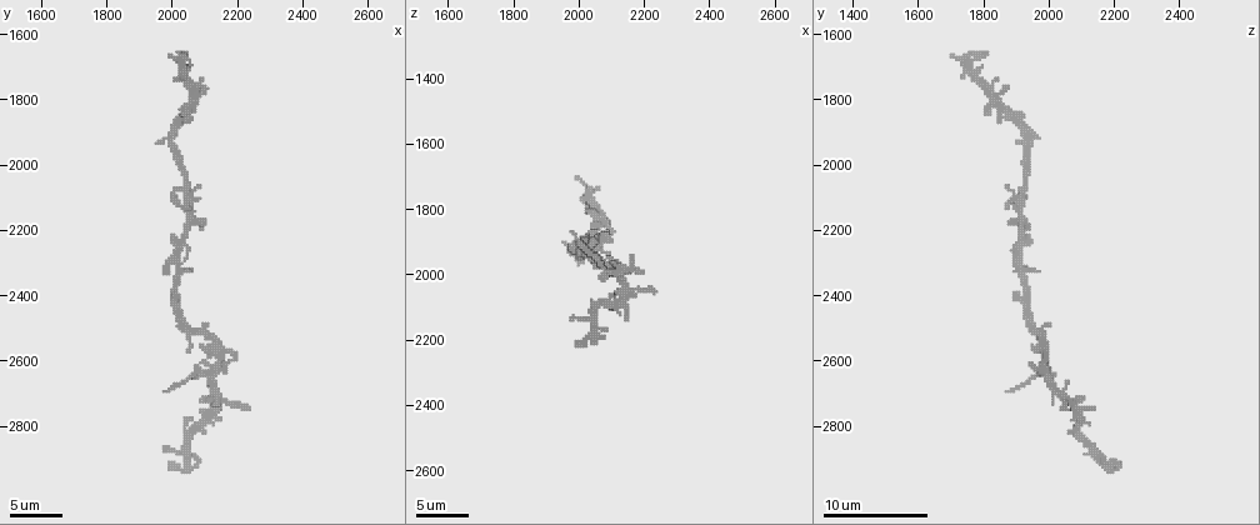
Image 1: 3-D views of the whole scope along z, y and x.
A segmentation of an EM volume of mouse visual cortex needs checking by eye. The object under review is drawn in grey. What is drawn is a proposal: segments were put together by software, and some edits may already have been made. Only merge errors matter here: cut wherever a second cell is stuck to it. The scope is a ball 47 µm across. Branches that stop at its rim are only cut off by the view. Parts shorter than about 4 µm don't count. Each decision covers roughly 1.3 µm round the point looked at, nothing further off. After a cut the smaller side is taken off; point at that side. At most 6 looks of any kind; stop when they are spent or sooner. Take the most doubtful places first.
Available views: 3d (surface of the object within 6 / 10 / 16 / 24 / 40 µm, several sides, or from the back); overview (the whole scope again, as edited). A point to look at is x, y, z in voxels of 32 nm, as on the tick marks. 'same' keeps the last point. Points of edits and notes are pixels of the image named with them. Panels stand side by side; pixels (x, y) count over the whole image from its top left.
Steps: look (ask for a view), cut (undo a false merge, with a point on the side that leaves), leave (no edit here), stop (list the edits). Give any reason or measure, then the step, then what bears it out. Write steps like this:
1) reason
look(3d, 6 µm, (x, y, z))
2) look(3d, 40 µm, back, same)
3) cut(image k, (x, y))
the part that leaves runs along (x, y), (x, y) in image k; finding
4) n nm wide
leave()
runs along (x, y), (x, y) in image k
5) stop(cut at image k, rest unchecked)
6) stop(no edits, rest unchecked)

four or more arms meet
look(3d, 10 µm, (2080, 2620, 1980))

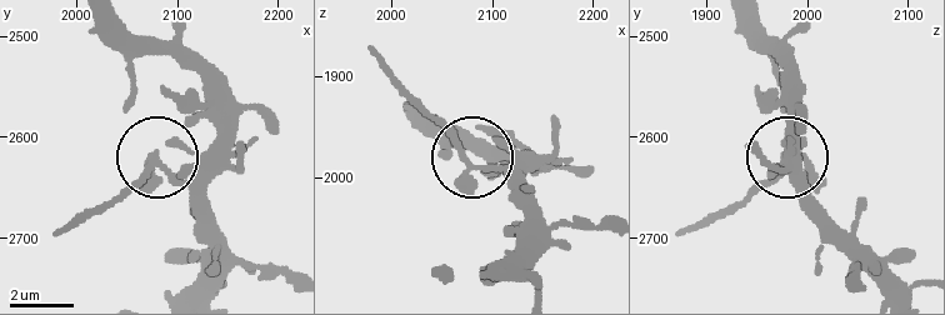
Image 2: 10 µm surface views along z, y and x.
zoom in
look(3d, 6 µm, (2072, 2632, 1982))

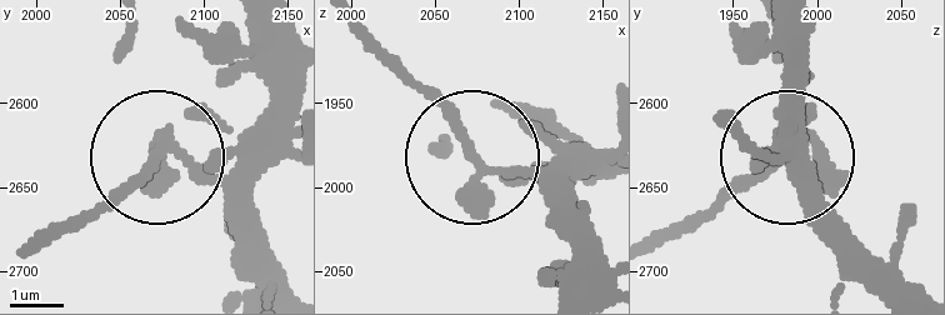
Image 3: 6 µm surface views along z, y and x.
cut(image 3, (136, 184))
the part that leaves runs along (176, 154), (100, 216), (46, 239) in image 3; two cells meet here

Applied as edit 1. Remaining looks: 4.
look(3d, 10 µm, (2010, 2350, 1920))

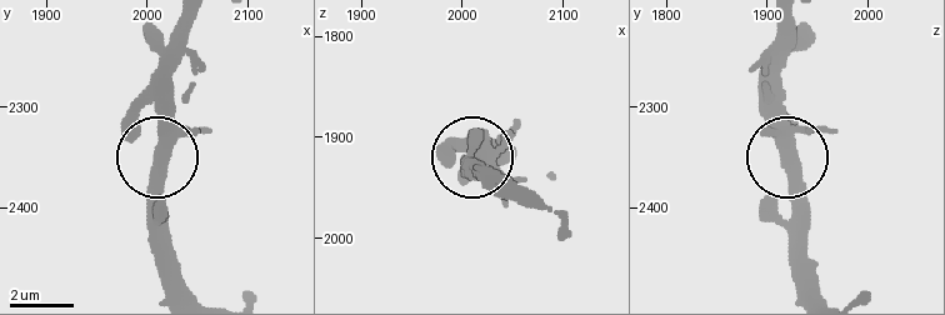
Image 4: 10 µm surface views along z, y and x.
420 nm wide
leave()
runs along (785, 158), (791, 235) in image 4; one cell here

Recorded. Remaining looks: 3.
thin neck
look(3d, 16 µm, (2050, 2050, 1920))

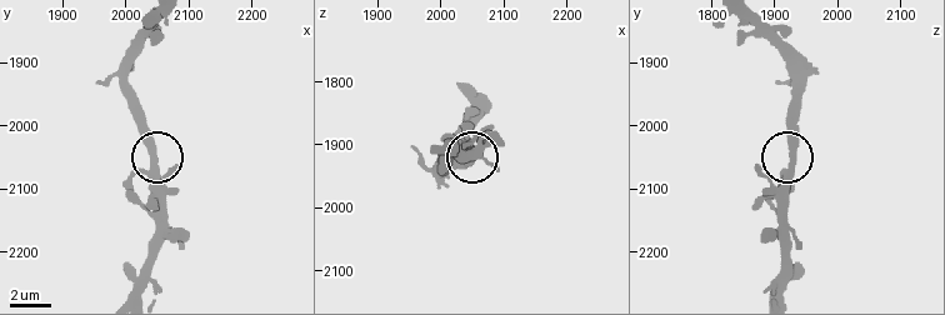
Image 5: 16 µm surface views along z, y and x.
3 arms
leave()
runs along (784, 290), (790, 111) in image 5; all the same cell

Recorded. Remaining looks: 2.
stop(cut at image 3, rest unchecked)

